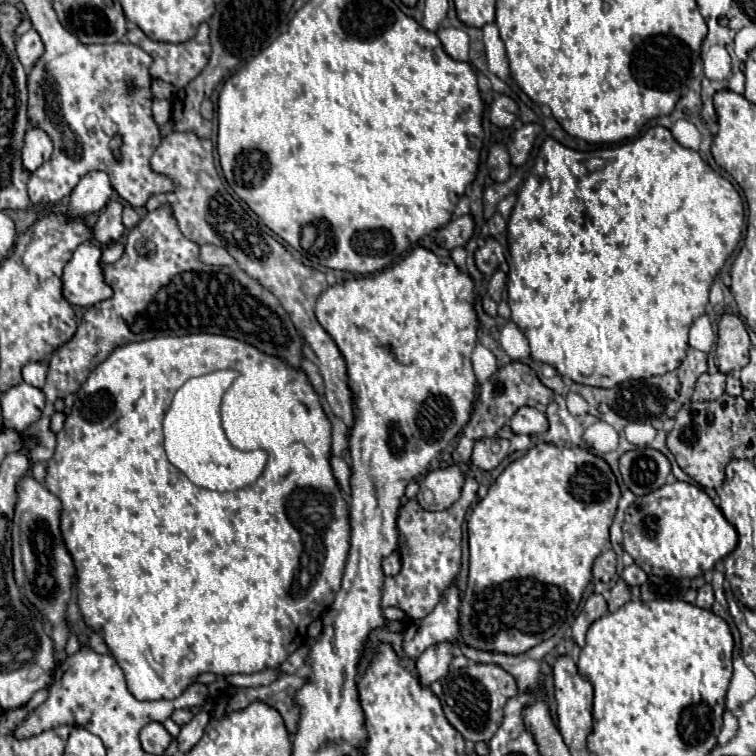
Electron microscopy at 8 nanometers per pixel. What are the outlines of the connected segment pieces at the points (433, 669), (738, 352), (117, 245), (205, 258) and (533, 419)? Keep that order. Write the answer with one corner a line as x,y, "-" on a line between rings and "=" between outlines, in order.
438,644
430,646
418,660
416,660
416,678
422,686
430,686
436,680
442,680
448,674
448,666
452,660
452,646
=
722,314
718,322
716,368
724,374
742,370
748,364
750,338
744,322
736,314
=
114,242
114,244
110,244
110,246
104,250
102,262
104,262
104,264
112,264
112,262
116,262
116,260
122,256
122,252
124,252
124,244
122,244
122,242
=
204,244
198,252
198,258
204,262
204,264
212,264
212,266
232,266
236,260
220,246
210,246
210,244
=
522,406
516,410
516,414
510,418
510,428
514,434
528,434
528,436
538,436
548,430
548,420
542,412
530,406

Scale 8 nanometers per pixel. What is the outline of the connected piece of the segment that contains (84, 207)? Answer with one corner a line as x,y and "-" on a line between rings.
100,170
88,172
70,194
68,216
74,218
74,216
88,216
92,212
98,212
108,204
110,194
112,194
112,184
108,174

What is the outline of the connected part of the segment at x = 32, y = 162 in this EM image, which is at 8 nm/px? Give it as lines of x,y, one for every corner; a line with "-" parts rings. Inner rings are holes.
30,126
26,132
26,140
24,140
24,150
22,150
22,160
24,166
34,172
36,168
40,168
44,162
48,162
48,158
52,156
52,140
48,138
48,134
44,134
44,130
40,130
38,126

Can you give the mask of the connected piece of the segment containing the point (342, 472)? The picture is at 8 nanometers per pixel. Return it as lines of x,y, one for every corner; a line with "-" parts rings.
332,458
332,470
342,490
350,490
350,466
342,458

